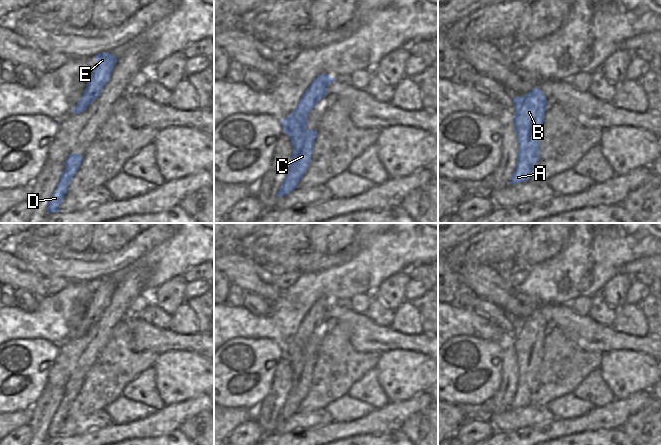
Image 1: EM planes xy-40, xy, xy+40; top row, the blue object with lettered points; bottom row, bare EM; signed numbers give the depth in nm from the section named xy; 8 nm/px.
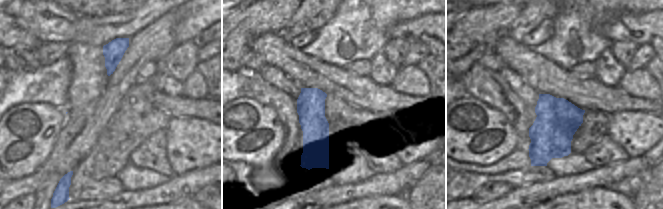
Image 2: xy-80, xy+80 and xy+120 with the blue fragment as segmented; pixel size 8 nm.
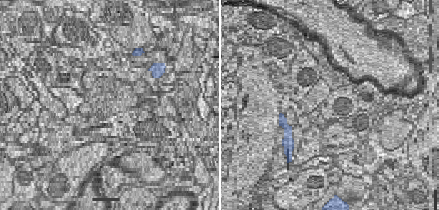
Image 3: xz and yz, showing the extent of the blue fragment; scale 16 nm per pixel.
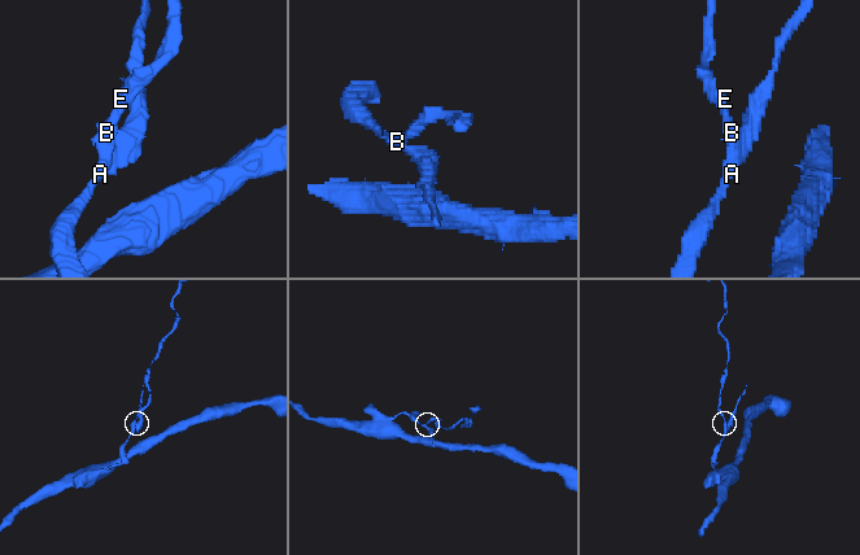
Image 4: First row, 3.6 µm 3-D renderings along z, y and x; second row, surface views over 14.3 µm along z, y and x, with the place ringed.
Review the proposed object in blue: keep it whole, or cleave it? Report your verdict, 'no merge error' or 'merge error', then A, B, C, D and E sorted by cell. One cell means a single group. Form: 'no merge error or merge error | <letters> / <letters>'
no merge error | A B C D E

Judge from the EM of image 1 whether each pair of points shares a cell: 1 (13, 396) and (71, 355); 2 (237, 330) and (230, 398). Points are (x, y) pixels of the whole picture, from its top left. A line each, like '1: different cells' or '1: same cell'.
1: different cells
2: different cells

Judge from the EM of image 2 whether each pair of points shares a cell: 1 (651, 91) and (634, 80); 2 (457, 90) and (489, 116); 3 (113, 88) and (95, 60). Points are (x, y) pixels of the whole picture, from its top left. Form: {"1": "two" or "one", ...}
{"1": "one", "2": "two", "3": "two"}

